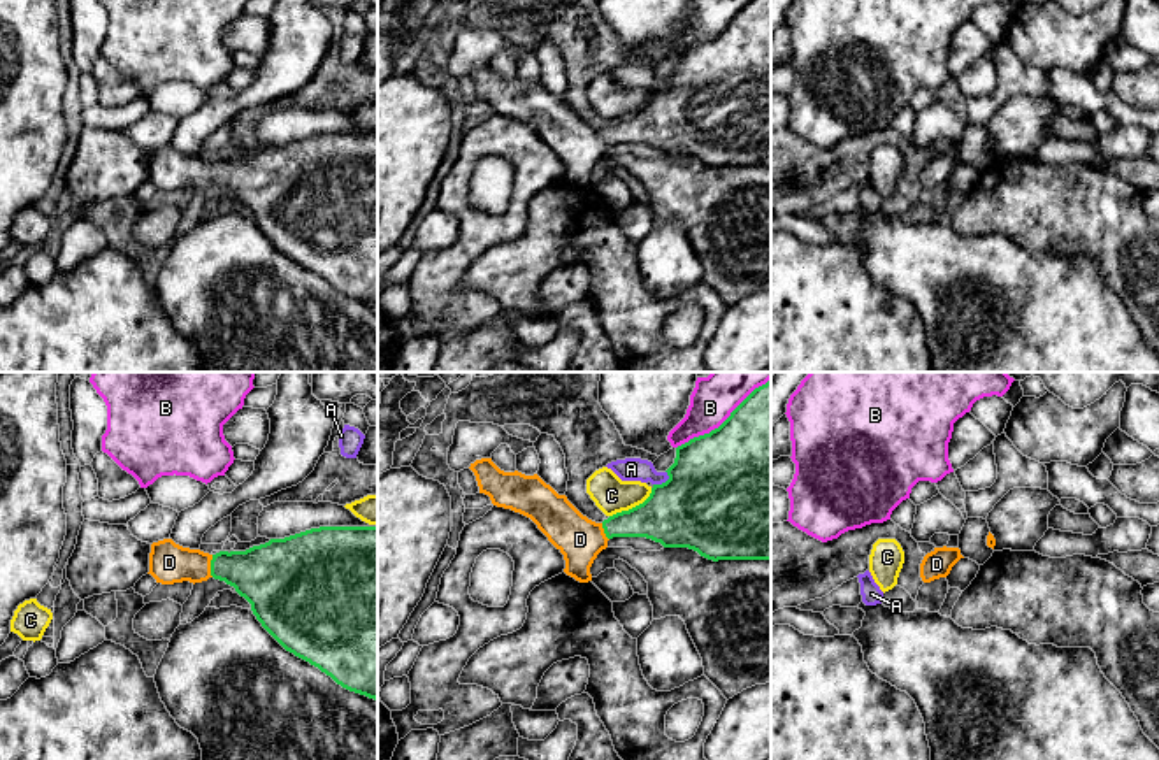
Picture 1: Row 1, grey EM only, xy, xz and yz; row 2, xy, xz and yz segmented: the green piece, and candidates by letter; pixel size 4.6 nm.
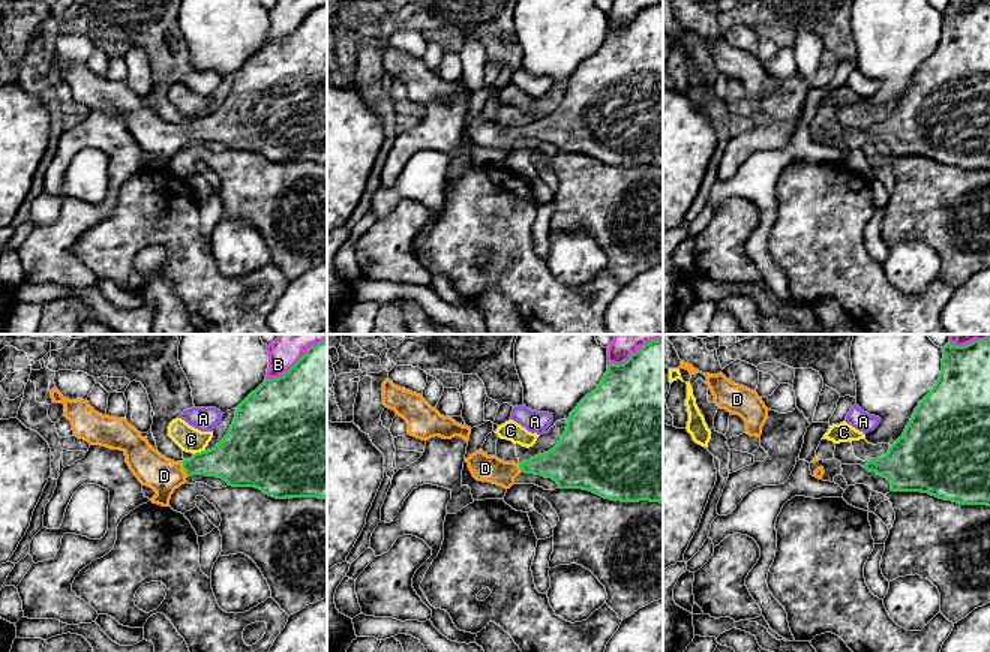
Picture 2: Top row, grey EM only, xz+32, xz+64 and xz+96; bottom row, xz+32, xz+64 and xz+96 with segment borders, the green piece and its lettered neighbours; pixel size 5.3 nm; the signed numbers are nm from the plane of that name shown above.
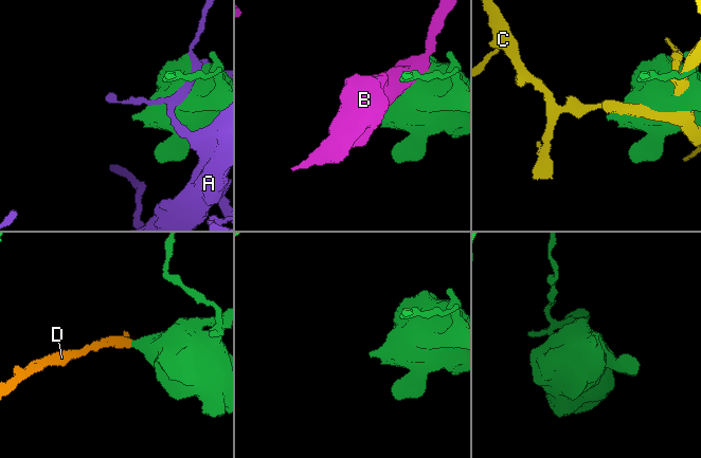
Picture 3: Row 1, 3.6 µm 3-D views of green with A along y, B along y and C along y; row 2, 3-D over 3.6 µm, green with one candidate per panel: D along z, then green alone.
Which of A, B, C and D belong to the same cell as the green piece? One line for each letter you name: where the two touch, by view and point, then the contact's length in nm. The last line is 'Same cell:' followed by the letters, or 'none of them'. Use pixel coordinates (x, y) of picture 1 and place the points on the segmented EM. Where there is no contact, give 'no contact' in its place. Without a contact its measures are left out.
D: xy (211, 566) | 100 nm
Same cell: D

